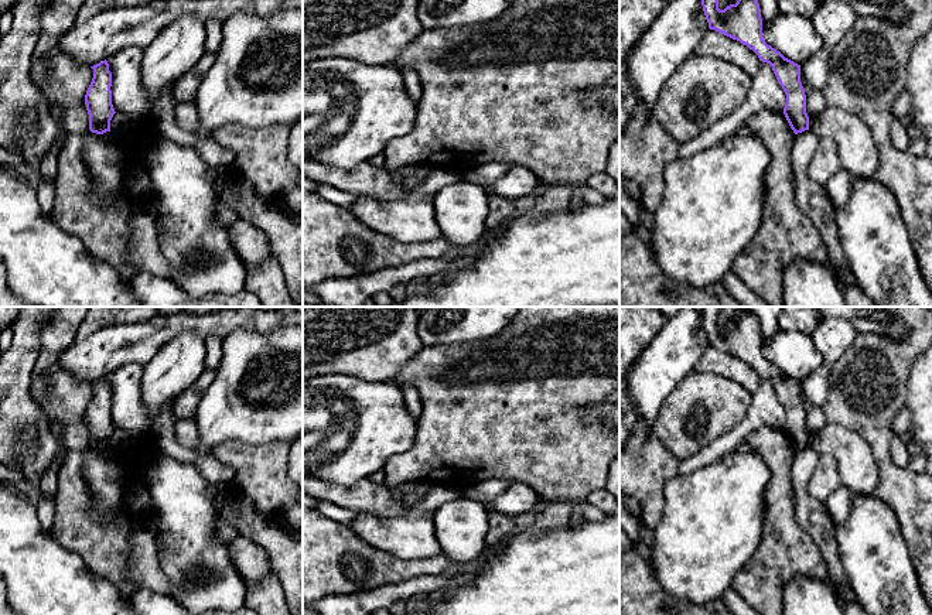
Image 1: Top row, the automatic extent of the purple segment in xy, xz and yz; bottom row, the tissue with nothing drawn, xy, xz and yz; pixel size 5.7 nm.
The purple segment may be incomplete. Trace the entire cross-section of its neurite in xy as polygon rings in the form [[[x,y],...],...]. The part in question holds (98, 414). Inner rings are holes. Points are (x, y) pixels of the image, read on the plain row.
[[[106,376],[91,385],[93,386],[93,394],[85,411],[89,447],[103,451],[110,448],[110,437],[116,430],[112,421],[112,389]]]

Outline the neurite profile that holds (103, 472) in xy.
[[[89,448],[83,461],[83,478],[93,496],[92,513],[100,520],[112,519],[122,506],[126,472],[117,452]]]

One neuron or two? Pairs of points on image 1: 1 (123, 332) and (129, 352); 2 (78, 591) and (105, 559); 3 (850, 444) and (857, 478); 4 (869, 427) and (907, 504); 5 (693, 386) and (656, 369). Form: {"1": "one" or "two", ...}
{"1": "one", "2": "two", "3": "one", "4": "one", "5": "two"}

